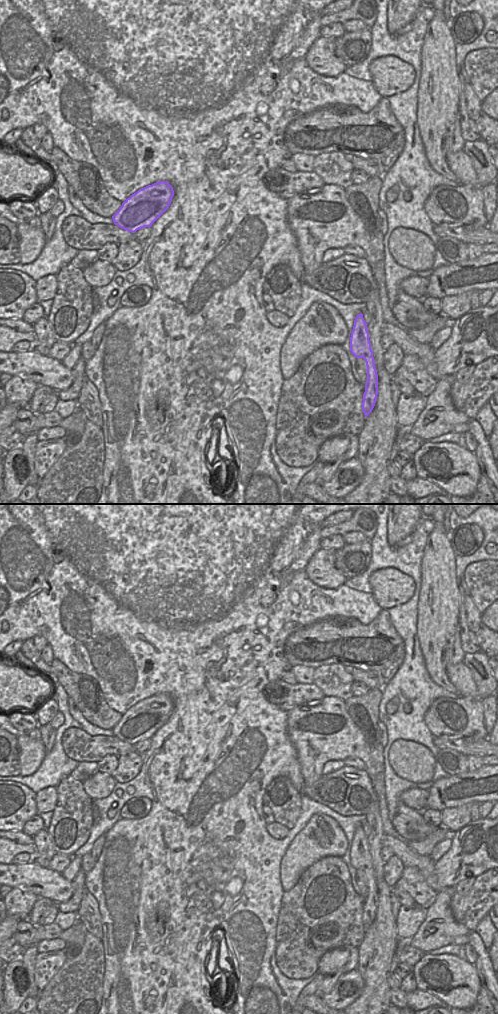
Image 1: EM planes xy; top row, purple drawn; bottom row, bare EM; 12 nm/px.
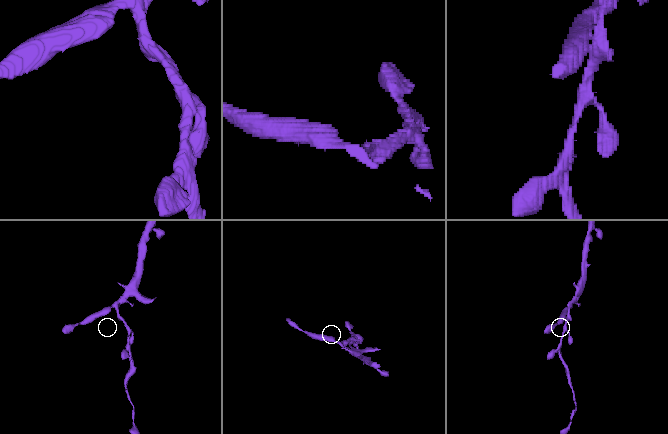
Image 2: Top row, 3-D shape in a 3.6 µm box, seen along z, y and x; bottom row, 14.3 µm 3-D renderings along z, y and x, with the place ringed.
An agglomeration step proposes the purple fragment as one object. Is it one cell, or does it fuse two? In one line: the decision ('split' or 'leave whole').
leave whole

